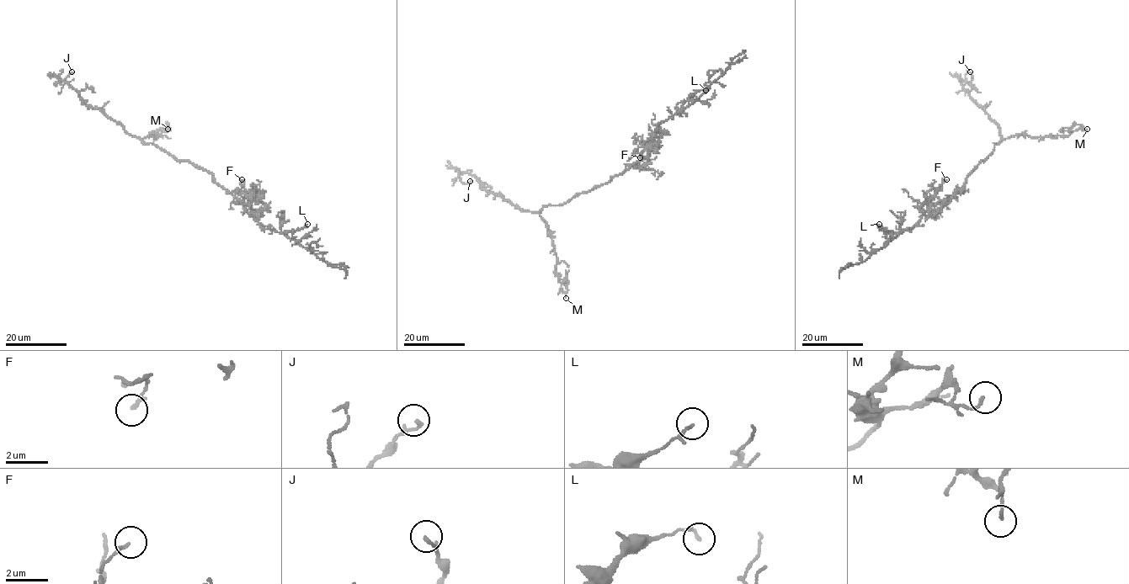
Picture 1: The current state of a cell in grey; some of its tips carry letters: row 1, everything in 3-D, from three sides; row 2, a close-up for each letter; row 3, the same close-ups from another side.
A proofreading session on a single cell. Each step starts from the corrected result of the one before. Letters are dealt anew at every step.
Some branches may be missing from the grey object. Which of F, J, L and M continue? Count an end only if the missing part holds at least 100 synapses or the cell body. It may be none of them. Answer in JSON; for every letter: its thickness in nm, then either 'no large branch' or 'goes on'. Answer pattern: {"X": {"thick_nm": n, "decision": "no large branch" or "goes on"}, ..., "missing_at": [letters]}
{"F": {"thick_nm": 160, "decision": "no large branch"}, "J": {"thick_nm": 150, "decision": "no large branch"}, "L": {"thick_nm": 90, "decision": "no large branch"}, "M": {"thick_nm": 130, "decision": "no large branch"}, "missing_at": []}

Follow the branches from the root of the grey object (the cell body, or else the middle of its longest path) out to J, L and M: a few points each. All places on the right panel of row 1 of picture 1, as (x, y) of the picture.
J: (967, 177), (993, 151), (993, 144), (1001, 140), (998, 126), (961, 85), (962, 82), (971, 79), (970, 71)
L: (967, 177), (966, 184), (937, 212), (923, 214), (910, 229), (902, 232), (885, 231), (879, 228), (879, 224)
M: (967, 177), (993, 151), (993, 144), (1003, 139), (1016, 135), (1068, 135), (1081, 127), (1087, 129)

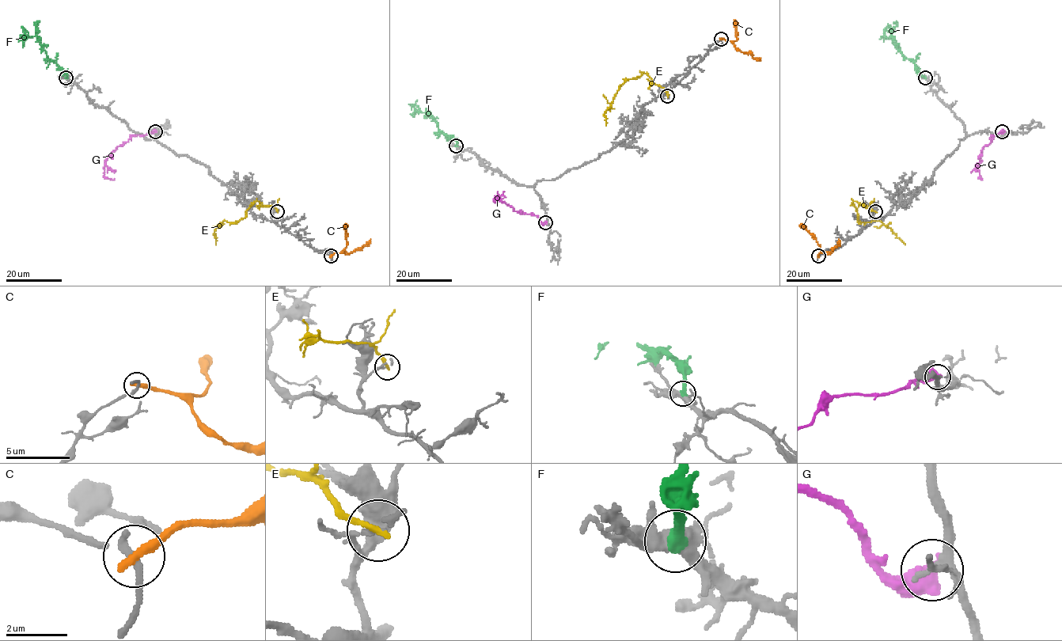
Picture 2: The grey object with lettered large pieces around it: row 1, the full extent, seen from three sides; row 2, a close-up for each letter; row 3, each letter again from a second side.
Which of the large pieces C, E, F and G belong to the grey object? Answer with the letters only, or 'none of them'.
F

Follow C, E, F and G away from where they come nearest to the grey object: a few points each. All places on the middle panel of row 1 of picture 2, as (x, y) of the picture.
C: (722, 39), (730, 40), (740, 50), (760, 59)
E: (667, 95), (646, 73), (630, 78), (619, 88), (610, 107), (604, 113), (606, 125)
F: (456, 146), (456, 140), (447, 136), (430, 115), (421, 112), (417, 106), (414, 105), (411, 109)
G: (545, 221), (542, 222), (536, 215), (518, 212), (496, 201), (494, 196), (494, 199), (505, 202)

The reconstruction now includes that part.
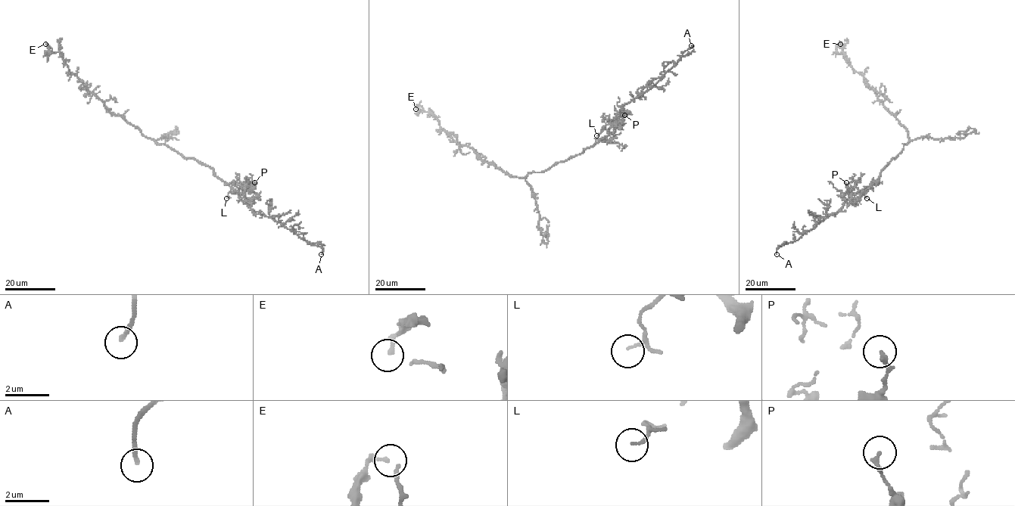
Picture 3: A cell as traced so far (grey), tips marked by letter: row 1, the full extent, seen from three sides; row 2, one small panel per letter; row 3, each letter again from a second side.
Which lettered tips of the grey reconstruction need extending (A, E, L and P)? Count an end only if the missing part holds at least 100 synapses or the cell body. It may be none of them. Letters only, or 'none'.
A

